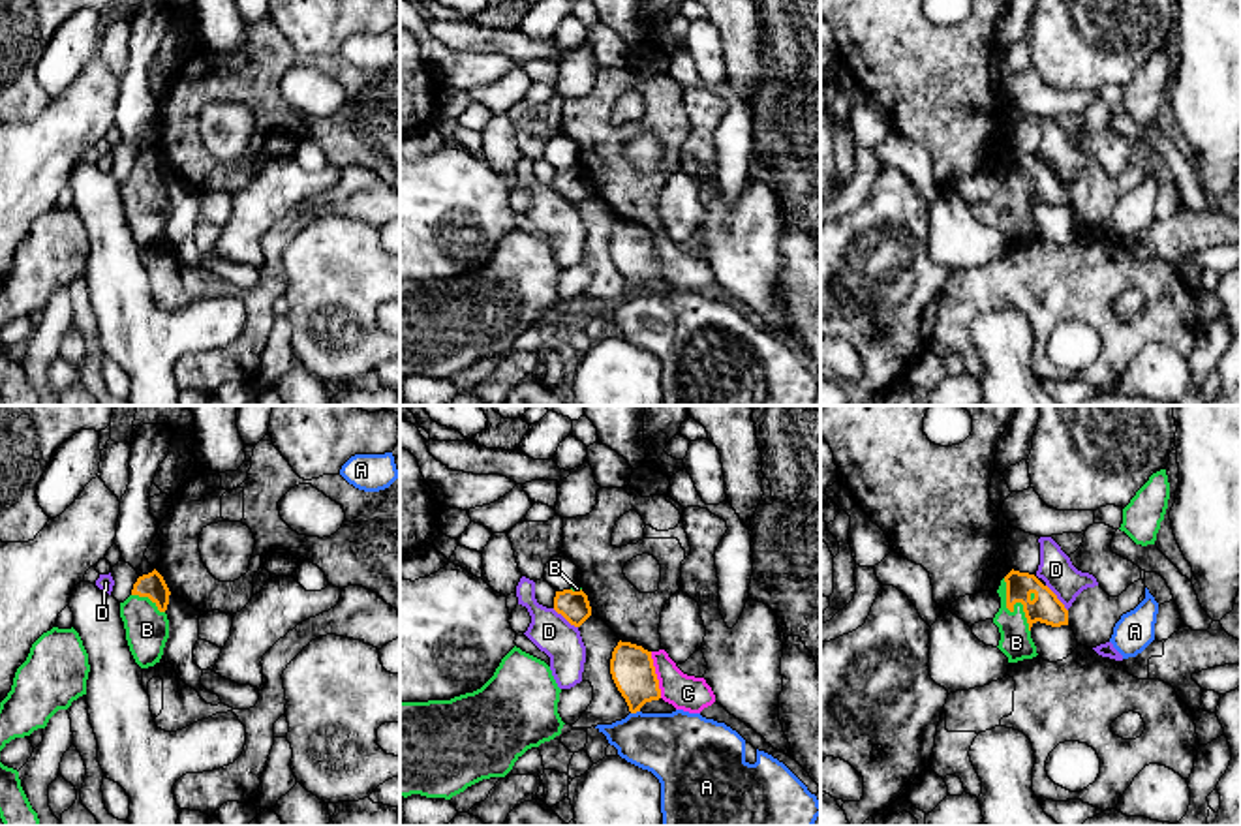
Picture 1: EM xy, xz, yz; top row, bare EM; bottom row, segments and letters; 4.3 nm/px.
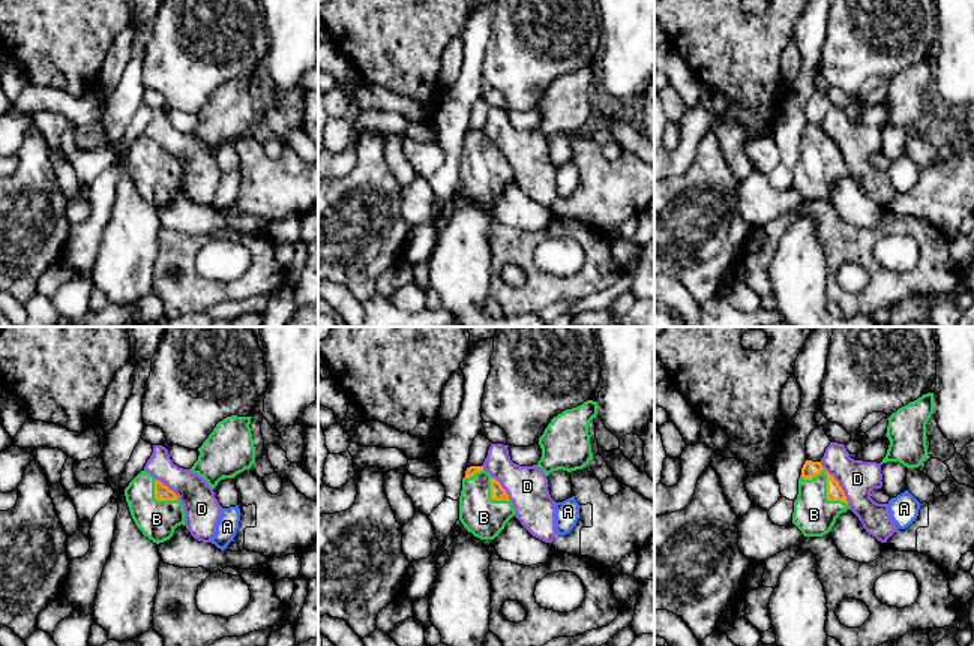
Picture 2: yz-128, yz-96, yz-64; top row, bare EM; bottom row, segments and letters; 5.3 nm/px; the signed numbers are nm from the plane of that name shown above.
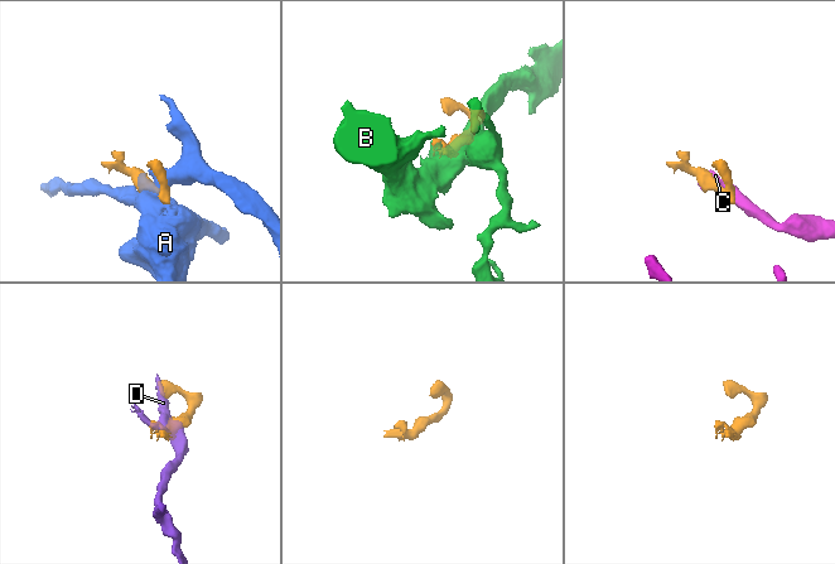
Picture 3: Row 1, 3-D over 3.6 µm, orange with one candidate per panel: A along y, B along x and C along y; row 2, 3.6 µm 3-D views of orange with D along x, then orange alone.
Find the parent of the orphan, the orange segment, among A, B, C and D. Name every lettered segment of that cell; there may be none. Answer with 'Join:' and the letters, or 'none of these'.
Join: B

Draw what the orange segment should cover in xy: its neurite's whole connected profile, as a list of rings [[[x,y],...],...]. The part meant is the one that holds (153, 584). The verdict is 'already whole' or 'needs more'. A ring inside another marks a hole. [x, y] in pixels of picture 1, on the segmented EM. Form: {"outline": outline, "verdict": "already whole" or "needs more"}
{"outline": [[[154,569],[133,584],[131,595],[120,603],[120,618],[126,629],[126,640],[135,663],[141,668],[154,666],[163,655],[169,638],[169,588],[163,576]]], "verdict": "needs more"}

